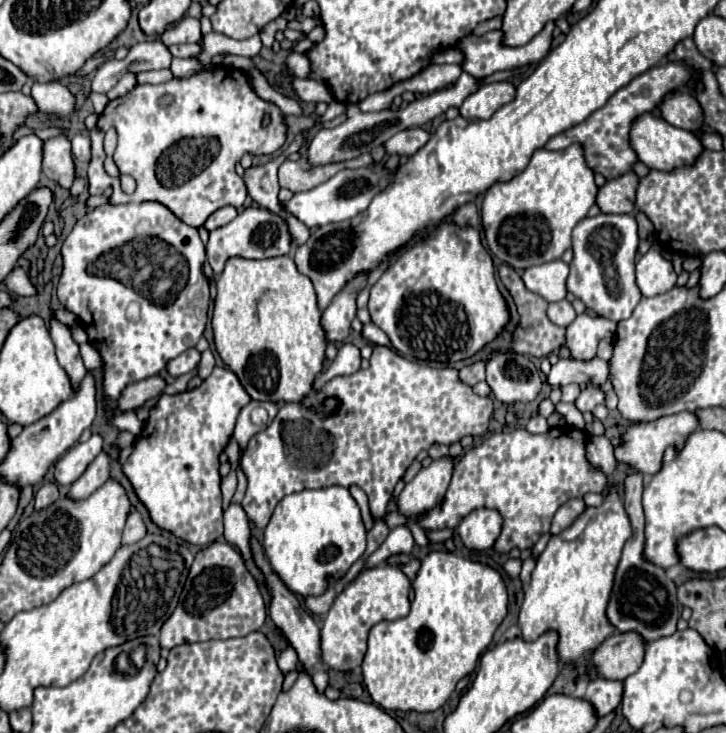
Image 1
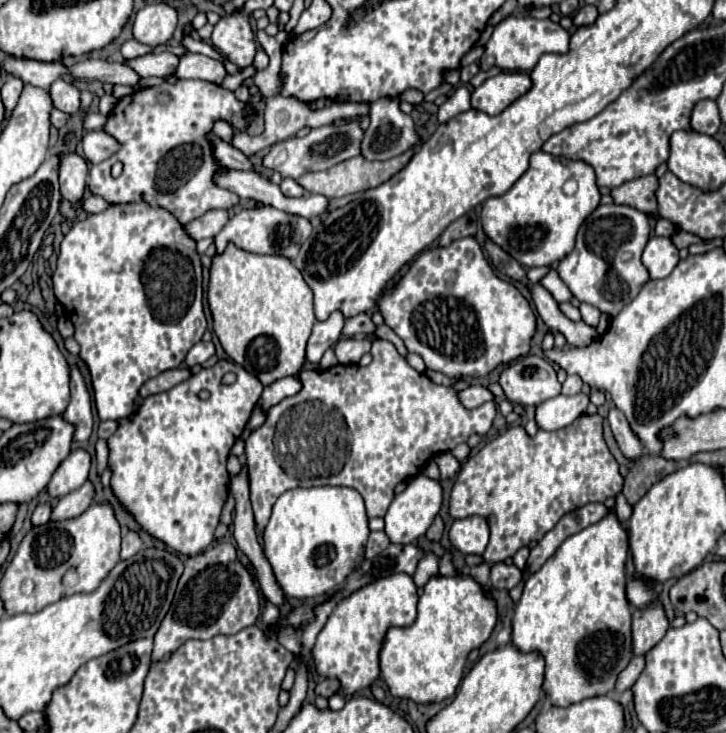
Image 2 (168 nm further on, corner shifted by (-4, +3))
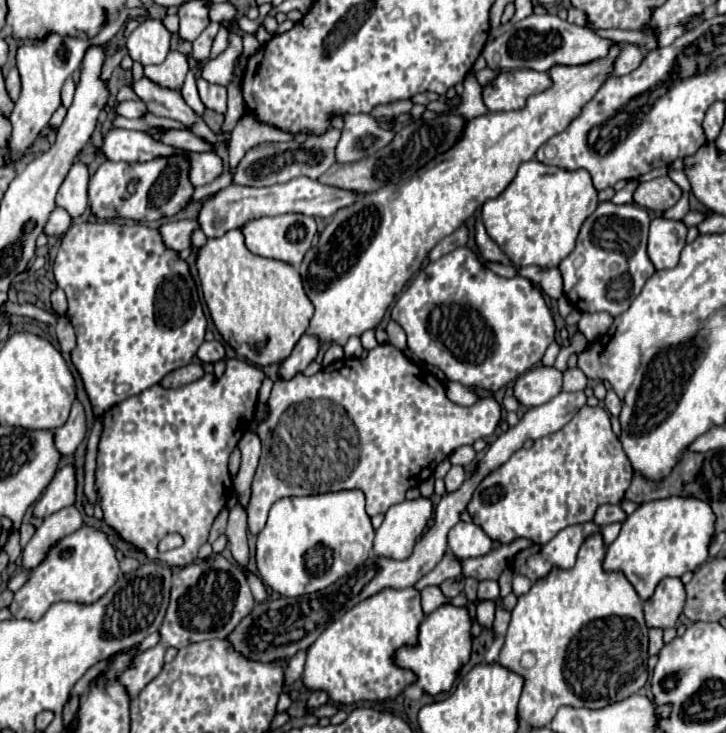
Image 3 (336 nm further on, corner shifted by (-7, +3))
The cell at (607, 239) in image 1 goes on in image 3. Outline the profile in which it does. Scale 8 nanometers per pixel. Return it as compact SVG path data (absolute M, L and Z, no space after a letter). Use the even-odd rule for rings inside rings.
M604 201L584 221L576 249L558 265L564 277L564 295L578 311L606 311L612 317L624 313L640 295L644 283L656 271L646 255L650 215L638 205L614 205Z

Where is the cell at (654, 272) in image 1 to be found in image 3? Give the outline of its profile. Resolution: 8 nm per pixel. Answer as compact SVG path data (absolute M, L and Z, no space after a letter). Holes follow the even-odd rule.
M656 217L650 225L648 257L658 271L674 269L678 265L680 251L686 245L686 225L682 221L668 221Z

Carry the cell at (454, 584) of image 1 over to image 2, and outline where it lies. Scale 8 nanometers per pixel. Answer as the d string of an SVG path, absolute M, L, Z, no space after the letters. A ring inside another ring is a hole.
M469 575L457 577L433 577L425 585L417 605L417 619L411 627L393 627L385 635L381 649L381 677L389 685L391 695L407 697L415 703L441 703L455 695L459 681L463 679L463 667L471 649L481 647L497 623L495 601L483 595L483 587Z

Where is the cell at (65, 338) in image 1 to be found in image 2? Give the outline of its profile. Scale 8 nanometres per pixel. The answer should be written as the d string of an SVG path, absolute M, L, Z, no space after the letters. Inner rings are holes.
M71 369L71 403L63 413L65 421L75 427L73 441L87 441L93 431L93 415L91 415L91 397L85 387L83 375L79 369Z

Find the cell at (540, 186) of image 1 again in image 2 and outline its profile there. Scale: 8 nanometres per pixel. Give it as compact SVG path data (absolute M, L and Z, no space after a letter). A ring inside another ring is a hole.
M537 151L529 159L529 169L501 197L489 197L481 209L485 235L523 267L543 267L561 261L573 251L575 235L581 223L599 205L599 189L593 169L583 161L569 161ZM575 179L579 189L573 197L563 193L563 183Z

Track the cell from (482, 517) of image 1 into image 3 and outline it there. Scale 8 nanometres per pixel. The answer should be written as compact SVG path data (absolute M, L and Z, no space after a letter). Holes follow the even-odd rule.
M458 521L448 533L448 547L458 559L470 559L488 555L494 549L494 543L476 523Z

